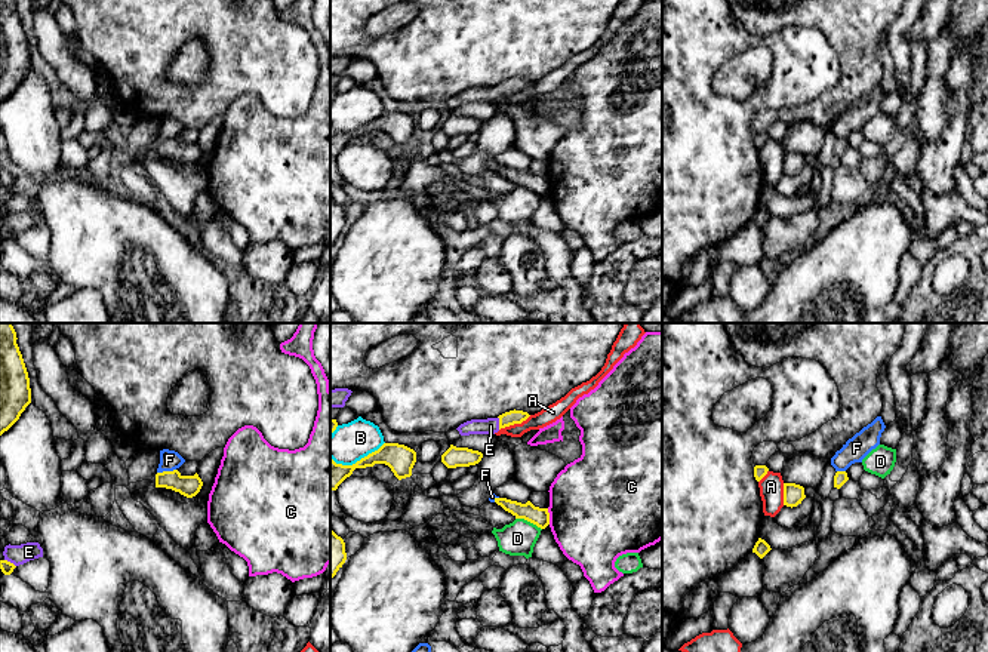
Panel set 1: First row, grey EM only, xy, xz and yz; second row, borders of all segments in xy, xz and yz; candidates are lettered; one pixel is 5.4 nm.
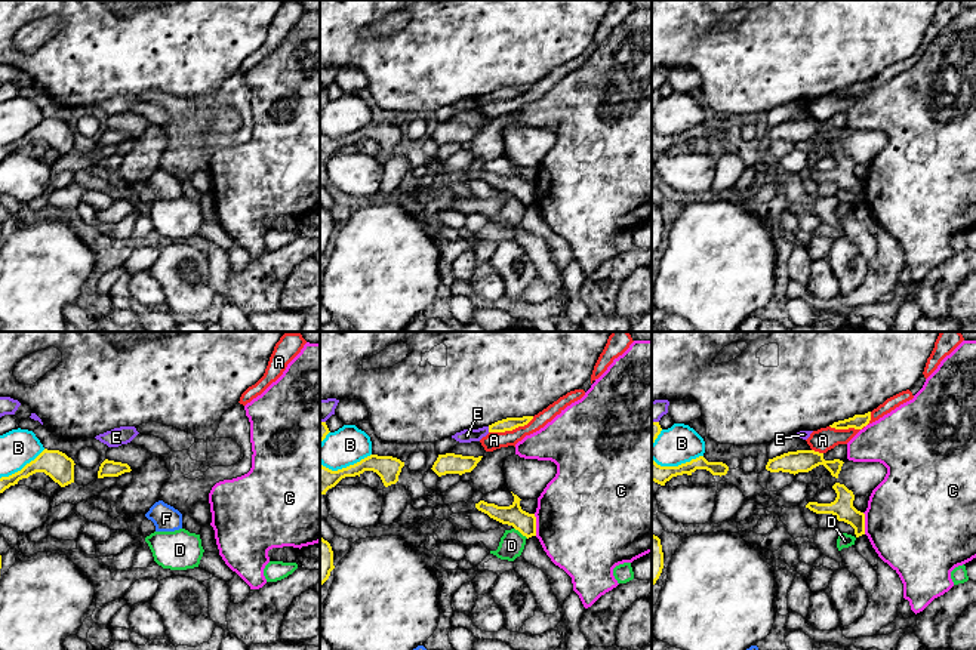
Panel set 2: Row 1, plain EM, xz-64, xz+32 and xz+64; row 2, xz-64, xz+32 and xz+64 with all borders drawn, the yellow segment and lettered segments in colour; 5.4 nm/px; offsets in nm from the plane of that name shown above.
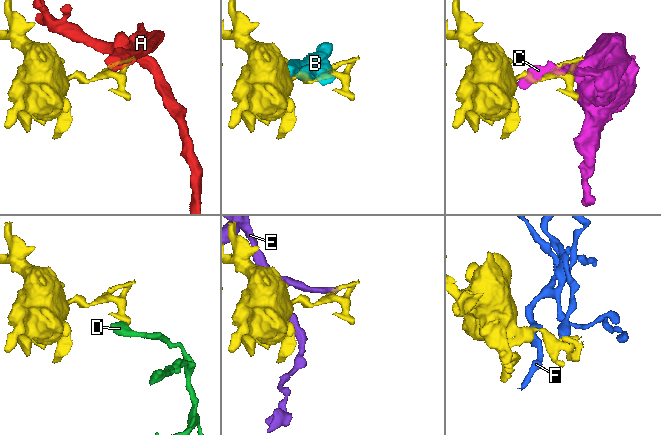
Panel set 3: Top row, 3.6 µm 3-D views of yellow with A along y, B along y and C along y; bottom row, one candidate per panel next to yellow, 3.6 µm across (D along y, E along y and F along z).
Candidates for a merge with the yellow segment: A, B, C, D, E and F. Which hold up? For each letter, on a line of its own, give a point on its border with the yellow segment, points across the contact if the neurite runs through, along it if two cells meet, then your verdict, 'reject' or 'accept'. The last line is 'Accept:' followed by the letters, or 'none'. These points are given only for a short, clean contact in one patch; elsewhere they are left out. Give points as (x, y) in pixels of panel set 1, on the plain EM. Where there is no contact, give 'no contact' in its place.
A: contact xz (514, 91); reject
B: contact xz (357, 129); reject
C: contact xz (548, 184); reject
D: contact xz (529, 188); border xz (516, 185), (523, 185), (541, 197); reject
E: contact xz (499, 91); reject
F: contact xy (166, 140); border xy (175, 137), (157, 141); reject
Accept: none

